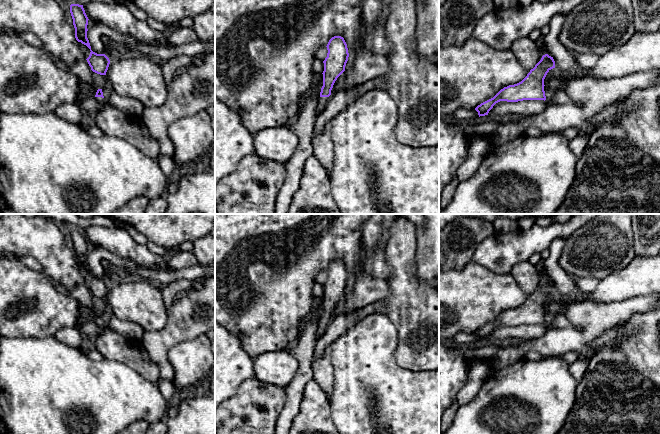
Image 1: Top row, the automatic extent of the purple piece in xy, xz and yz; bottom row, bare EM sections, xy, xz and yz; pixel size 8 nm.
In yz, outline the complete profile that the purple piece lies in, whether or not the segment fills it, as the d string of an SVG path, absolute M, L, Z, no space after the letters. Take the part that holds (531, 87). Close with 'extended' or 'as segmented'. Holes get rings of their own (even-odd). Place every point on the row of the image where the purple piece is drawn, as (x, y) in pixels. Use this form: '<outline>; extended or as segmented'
M548 54L543 55L521 82L504 87L493 98L478 105L475 110L479 117L488 115L493 106L500 101L544 100L547 104L554 105L551 98L545 96L544 91L544 79L553 68L555 68L553 57Z; extended

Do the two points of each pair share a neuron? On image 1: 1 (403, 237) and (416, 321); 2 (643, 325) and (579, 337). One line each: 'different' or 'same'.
1: same
2: different

